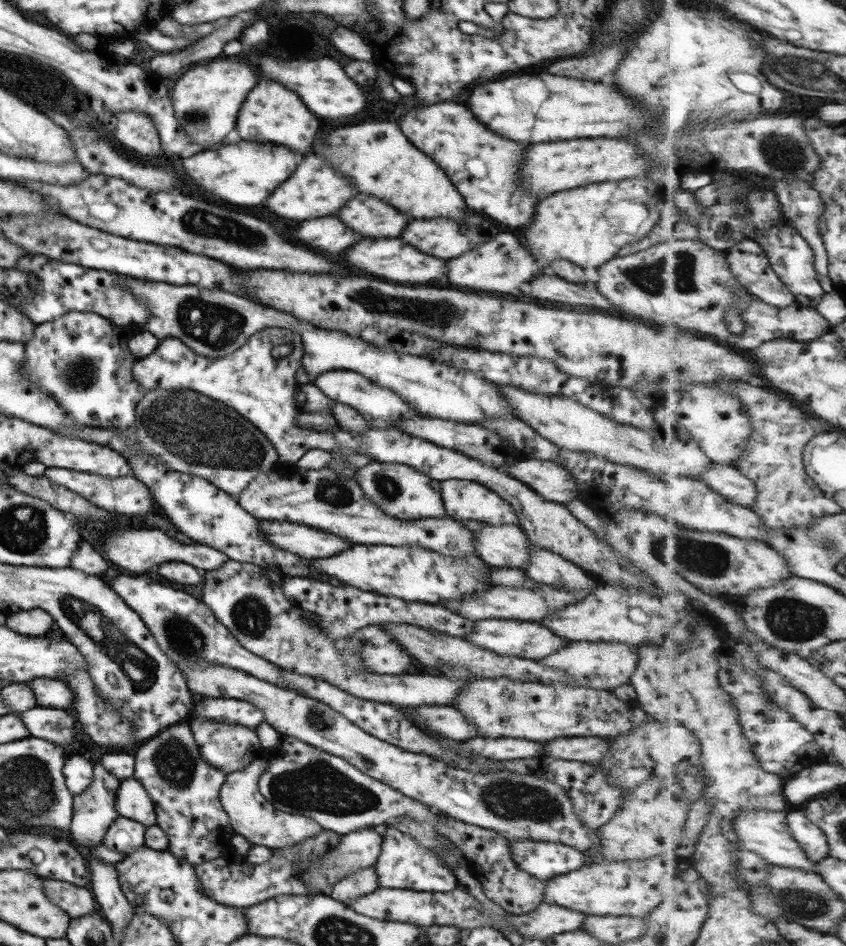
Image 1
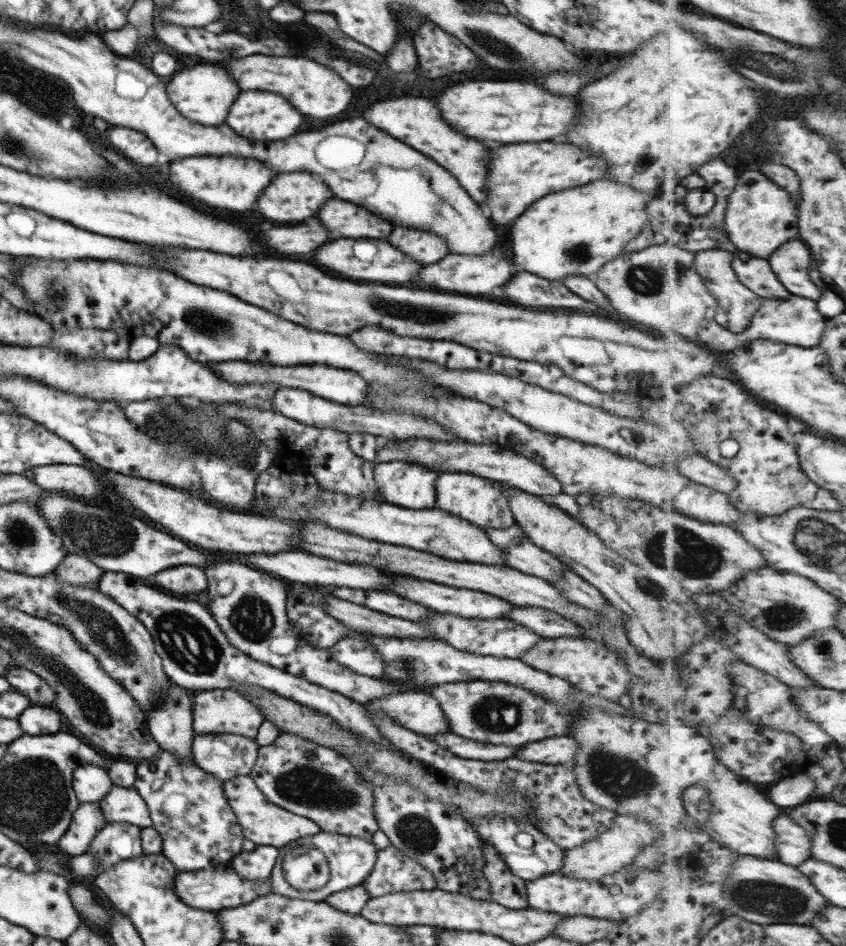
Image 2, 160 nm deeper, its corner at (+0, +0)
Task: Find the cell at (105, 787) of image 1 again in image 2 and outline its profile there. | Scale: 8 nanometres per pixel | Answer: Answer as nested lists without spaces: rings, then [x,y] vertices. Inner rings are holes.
[[[78,803],[77,809],[71,815],[69,827],[55,846],[65,856],[81,855],[106,823],[99,803]]]

